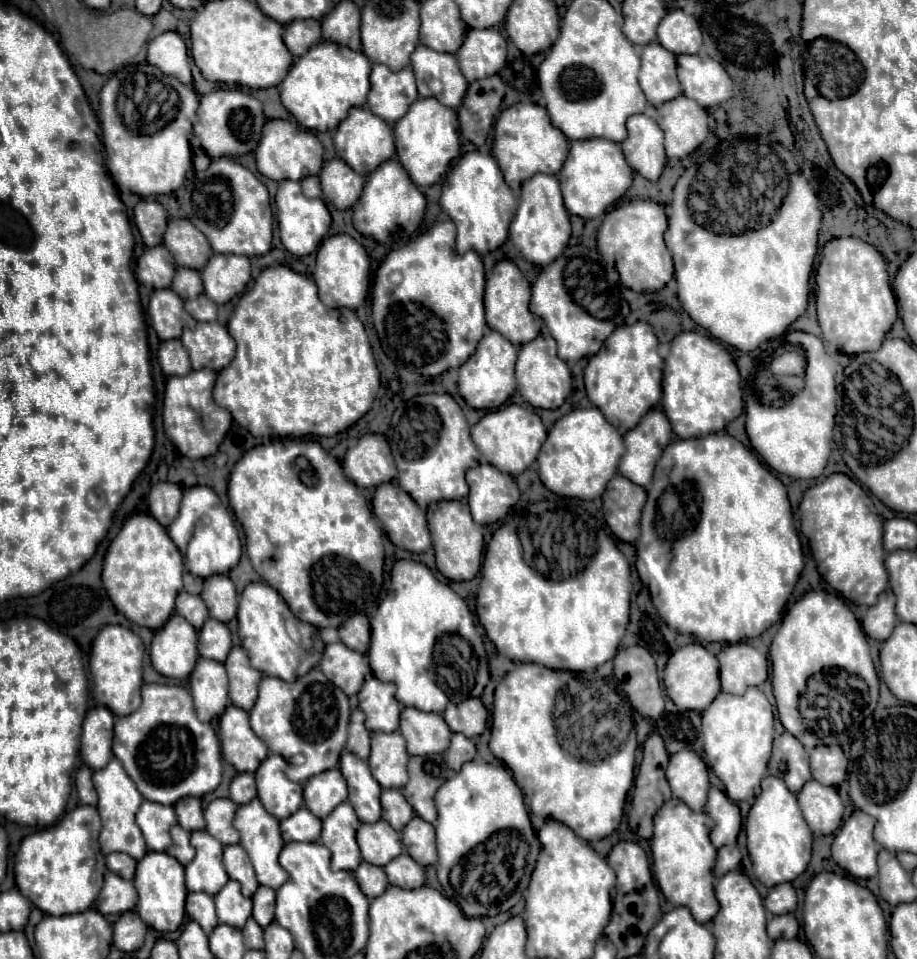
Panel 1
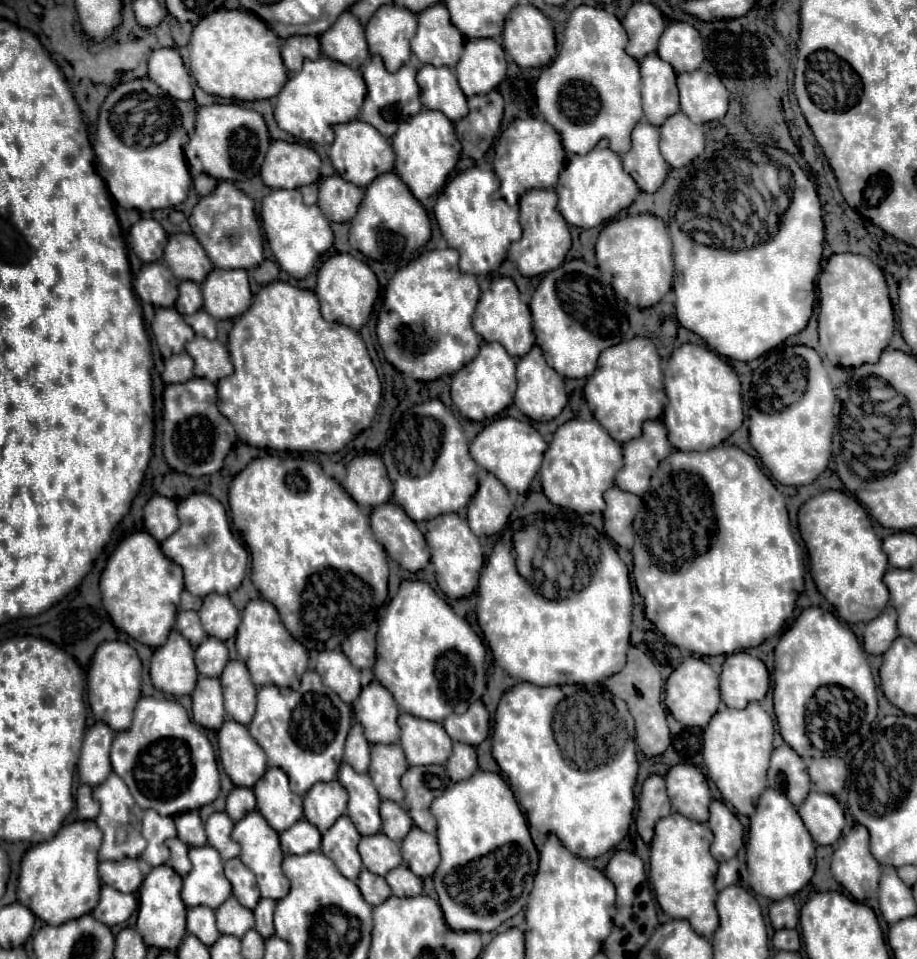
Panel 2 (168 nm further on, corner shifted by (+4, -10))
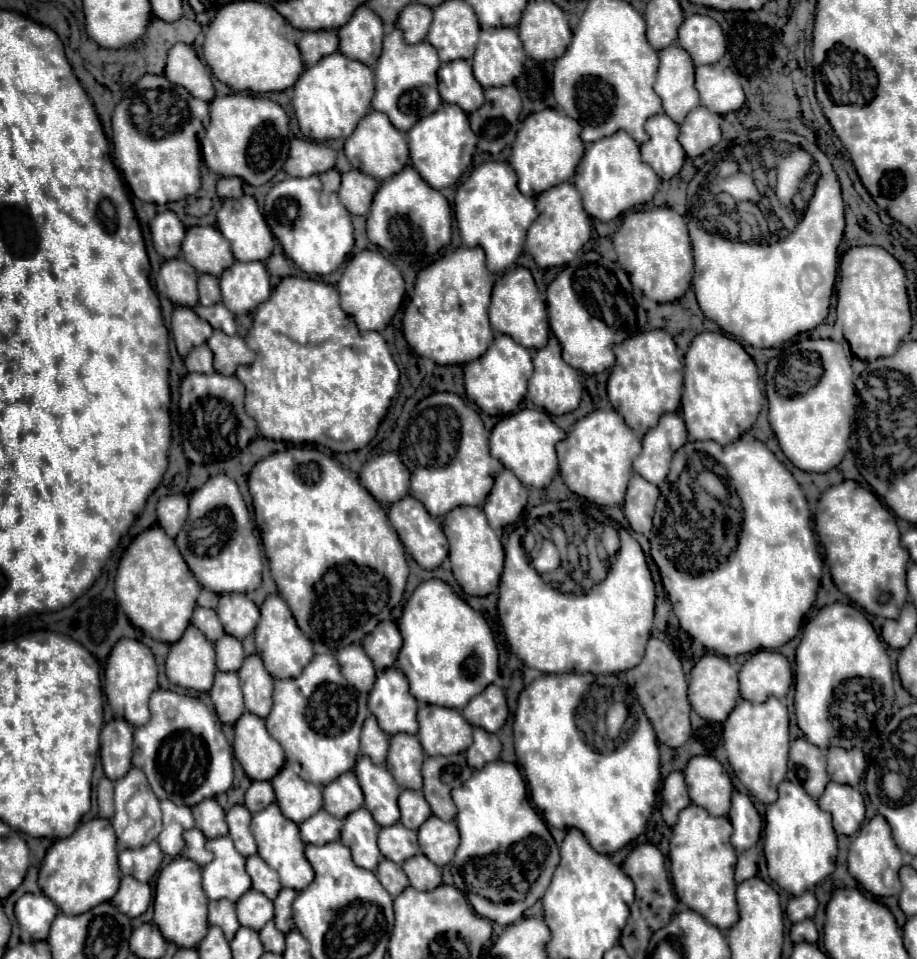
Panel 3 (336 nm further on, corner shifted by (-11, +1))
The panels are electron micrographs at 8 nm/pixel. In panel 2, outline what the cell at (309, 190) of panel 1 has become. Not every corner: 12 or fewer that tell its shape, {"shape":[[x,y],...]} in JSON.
{"shape":[[317,183],[299,189],[305,205],[317,203]]}

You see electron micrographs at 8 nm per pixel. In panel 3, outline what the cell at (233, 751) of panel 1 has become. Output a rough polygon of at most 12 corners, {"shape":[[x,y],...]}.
{"shape":[[264,718],[234,724],[234,756],[250,780],[272,780],[284,750]]}

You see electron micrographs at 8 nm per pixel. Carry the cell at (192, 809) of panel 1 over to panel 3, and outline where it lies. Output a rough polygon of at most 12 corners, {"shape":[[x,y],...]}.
{"shape":[[214,798],[192,808],[206,838],[228,834],[224,810]]}

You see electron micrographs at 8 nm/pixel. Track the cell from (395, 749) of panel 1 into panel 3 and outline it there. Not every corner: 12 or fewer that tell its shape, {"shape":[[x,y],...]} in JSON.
{"shape":[[394,734],[386,768],[396,784],[422,788],[426,754],[412,734]]}

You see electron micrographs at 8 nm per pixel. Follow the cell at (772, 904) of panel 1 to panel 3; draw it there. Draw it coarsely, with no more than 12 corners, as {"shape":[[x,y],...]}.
{"shape":[[814,892],[788,900],[786,914],[792,922],[812,918]]}

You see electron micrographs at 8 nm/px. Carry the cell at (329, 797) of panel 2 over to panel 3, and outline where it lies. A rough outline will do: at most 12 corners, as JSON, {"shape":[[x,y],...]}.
{"shape":[[356,774],[324,786],[324,810],[346,818],[364,804]]}

